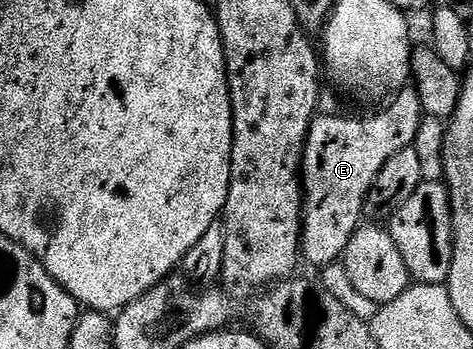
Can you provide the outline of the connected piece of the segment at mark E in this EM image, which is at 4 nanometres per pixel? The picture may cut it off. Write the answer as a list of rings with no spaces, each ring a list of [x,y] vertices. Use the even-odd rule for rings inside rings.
[[[414,89],[398,91],[387,104],[380,114],[371,114],[368,118],[338,118],[335,114],[323,113],[312,118],[303,144],[301,165],[304,196],[301,258],[304,263],[326,268],[342,259],[349,239],[361,225],[363,201],[377,172],[385,168],[389,156],[408,149],[418,136],[419,118],[424,117],[424,112]]]

